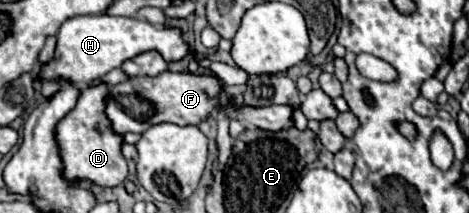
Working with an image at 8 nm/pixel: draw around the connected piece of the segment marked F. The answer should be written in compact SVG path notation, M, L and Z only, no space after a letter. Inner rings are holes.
M163 72L159 76L145 76L145 78L129 78L109 90L105 102L105 116L109 126L115 134L135 132L141 134L149 126L159 122L171 122L179 126L199 124L219 106L219 90L221 80L213 76L193 76L193 74L177 74L177 72Z

